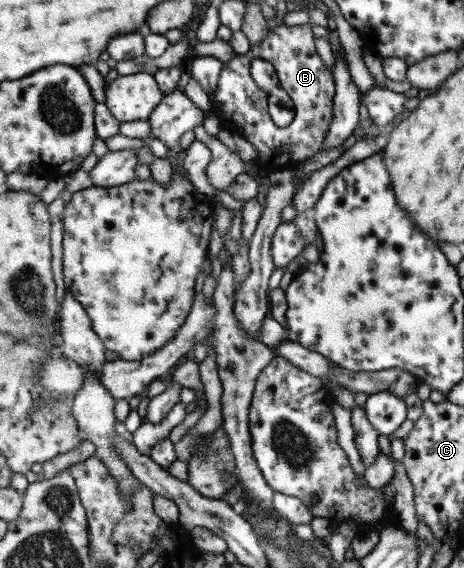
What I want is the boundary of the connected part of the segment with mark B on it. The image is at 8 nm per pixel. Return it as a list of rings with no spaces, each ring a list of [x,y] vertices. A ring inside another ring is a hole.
[[[310,24],[273,26],[268,35],[259,43],[250,47],[245,55],[236,55],[224,65],[215,94],[215,116],[221,127],[239,134],[252,143],[258,151],[253,164],[266,175],[294,169],[302,161],[316,155],[323,149],[329,137],[333,118],[337,87],[334,73],[322,61],[316,51],[316,41]],[[261,59],[273,65],[275,73],[294,103],[294,118],[285,127],[277,127],[268,113],[268,93],[256,85],[250,75],[250,63]]]

